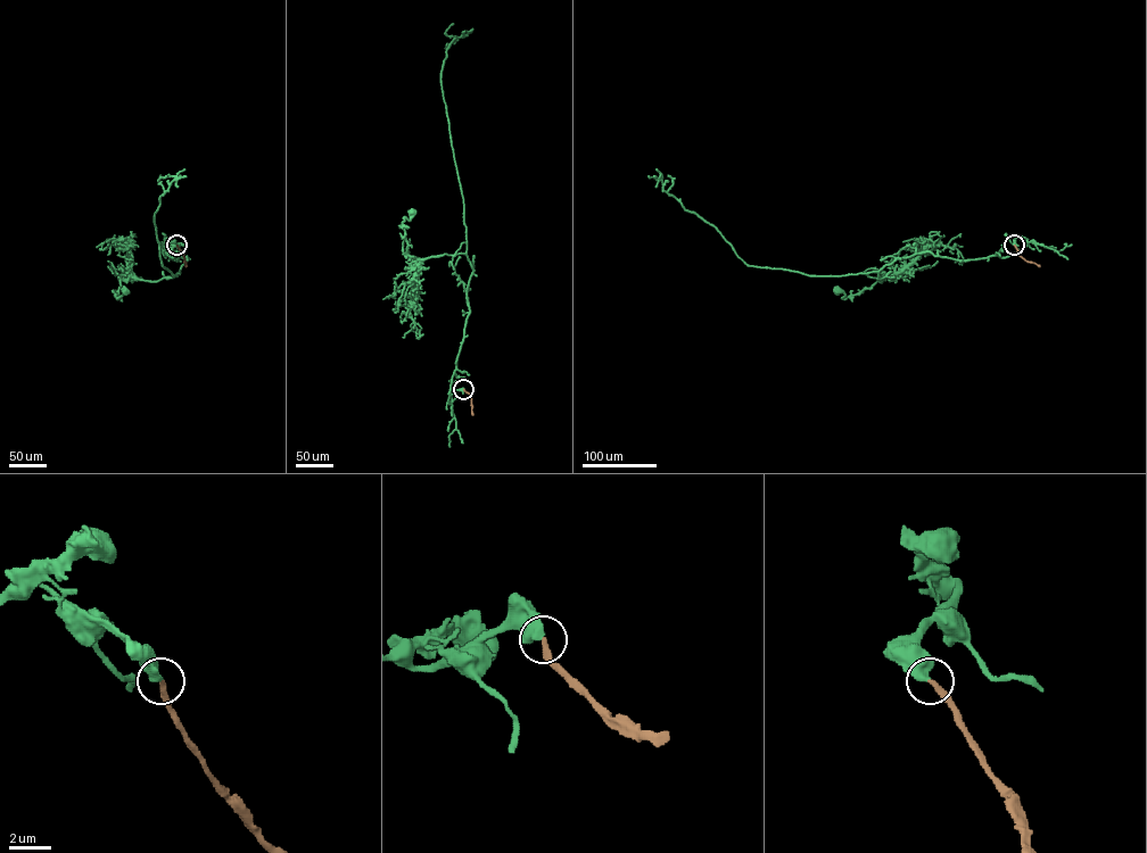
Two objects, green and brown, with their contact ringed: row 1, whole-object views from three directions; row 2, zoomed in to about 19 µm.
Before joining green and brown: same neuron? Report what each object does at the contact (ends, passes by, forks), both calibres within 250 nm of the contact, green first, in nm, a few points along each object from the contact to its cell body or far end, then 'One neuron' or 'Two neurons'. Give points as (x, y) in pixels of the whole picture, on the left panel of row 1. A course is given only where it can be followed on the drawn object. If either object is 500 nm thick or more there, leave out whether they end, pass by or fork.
Thickness 500 nm (green) against 280 nm. Course of green: (176, 245), (165, 242), (163, 253), (181, 253), (178, 272), (121, 280), (115, 297), (126, 291). Course of brown: (176, 245), (186, 266). One neuron

